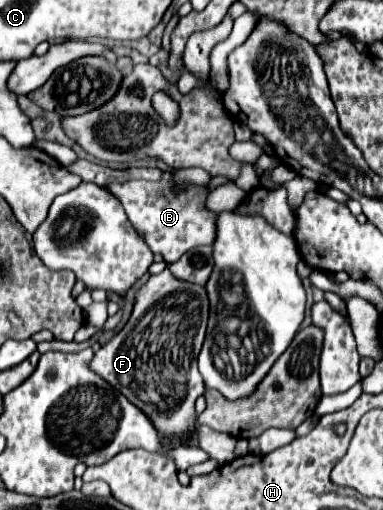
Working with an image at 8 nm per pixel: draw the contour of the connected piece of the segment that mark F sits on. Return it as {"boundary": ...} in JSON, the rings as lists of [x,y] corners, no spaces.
{"boundary":[[[164,269],[136,291],[128,323],[94,353],[92,371],[126,395],[158,427],[158,435],[164,441],[160,453],[176,447],[198,447],[194,439],[194,423],[198,417],[194,403],[204,393],[204,381],[198,373],[196,359],[204,343],[206,321],[208,297],[204,287],[180,281]]]}

